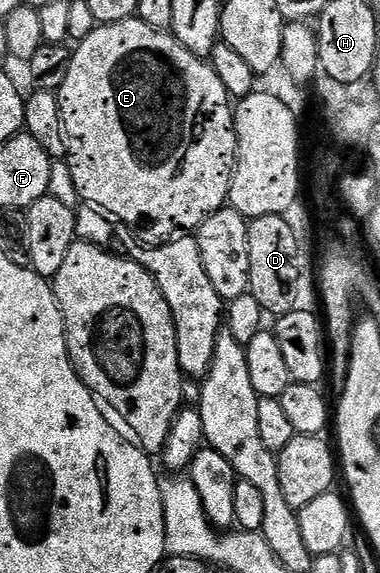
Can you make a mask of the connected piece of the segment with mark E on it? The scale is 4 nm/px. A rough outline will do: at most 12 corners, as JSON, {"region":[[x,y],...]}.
{"region":[[135,17],[58,90],[79,198],[145,245],[228,203],[226,85]]}

